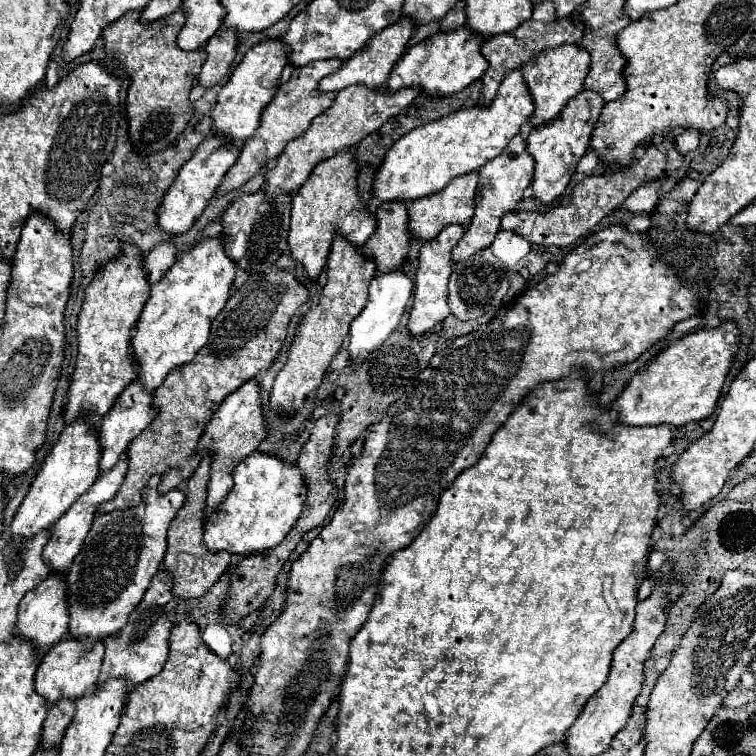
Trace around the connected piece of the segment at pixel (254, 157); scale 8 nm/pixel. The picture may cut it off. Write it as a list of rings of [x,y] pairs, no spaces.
[[[318,60],[314,64],[306,64],[302,68],[296,68],[290,76],[288,82],[284,82],[274,100],[262,110],[262,116],[260,116],[260,126],[256,128],[254,136],[250,140],[246,140],[246,144],[242,146],[242,152],[238,156],[238,160],[234,162],[234,166],[228,170],[228,174],[224,176],[222,184],[220,184],[220,190],[218,192],[230,192],[230,190],[236,190],[240,188],[244,182],[248,182],[262,166],[268,166],[270,160],[276,160],[284,146],[302,136],[308,128],[310,128],[310,122],[324,112],[326,106],[330,106],[330,102],[334,102],[334,96],[336,92],[318,92],[318,84],[324,76],[328,76],[330,72],[336,72],[344,62],[342,60]]]

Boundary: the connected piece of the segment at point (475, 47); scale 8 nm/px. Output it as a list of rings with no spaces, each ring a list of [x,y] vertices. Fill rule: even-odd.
[[[460,26],[448,32],[436,32],[434,36],[430,36],[430,42],[418,42],[404,52],[388,78],[388,90],[396,92],[406,86],[422,86],[428,96],[446,96],[466,88],[488,68],[488,60],[480,52],[482,42],[482,36],[468,26]]]

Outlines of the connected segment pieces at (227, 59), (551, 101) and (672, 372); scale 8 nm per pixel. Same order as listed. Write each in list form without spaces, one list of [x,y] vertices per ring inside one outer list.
[[[222,26],[212,38],[210,42],[204,46],[208,58],[198,74],[198,84],[202,84],[204,88],[210,88],[214,84],[218,84],[230,70],[230,64],[236,56],[236,44],[238,44],[238,32],[234,32],[234,28],[226,28]]]
[[[562,44],[548,48],[546,52],[540,52],[534,60],[526,62],[522,66],[522,74],[526,78],[526,84],[530,88],[536,106],[530,122],[538,126],[554,120],[560,114],[560,110],[566,106],[566,102],[584,88],[584,78],[588,76],[588,70],[590,70],[590,54],[576,44]]]
[[[728,320],[716,328],[698,330],[674,340],[650,366],[638,370],[618,396],[614,408],[620,414],[620,420],[628,426],[686,426],[708,418],[716,408],[724,380],[740,348],[740,336],[738,326]]]

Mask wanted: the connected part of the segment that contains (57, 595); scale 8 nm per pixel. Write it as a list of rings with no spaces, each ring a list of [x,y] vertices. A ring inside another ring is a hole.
[[[66,572],[62,576],[48,576],[46,580],[42,580],[42,584],[38,584],[38,588],[30,590],[22,598],[18,606],[18,622],[16,622],[18,636],[42,650],[46,646],[60,642],[68,634],[66,632],[68,618],[70,614],[66,612]]]

